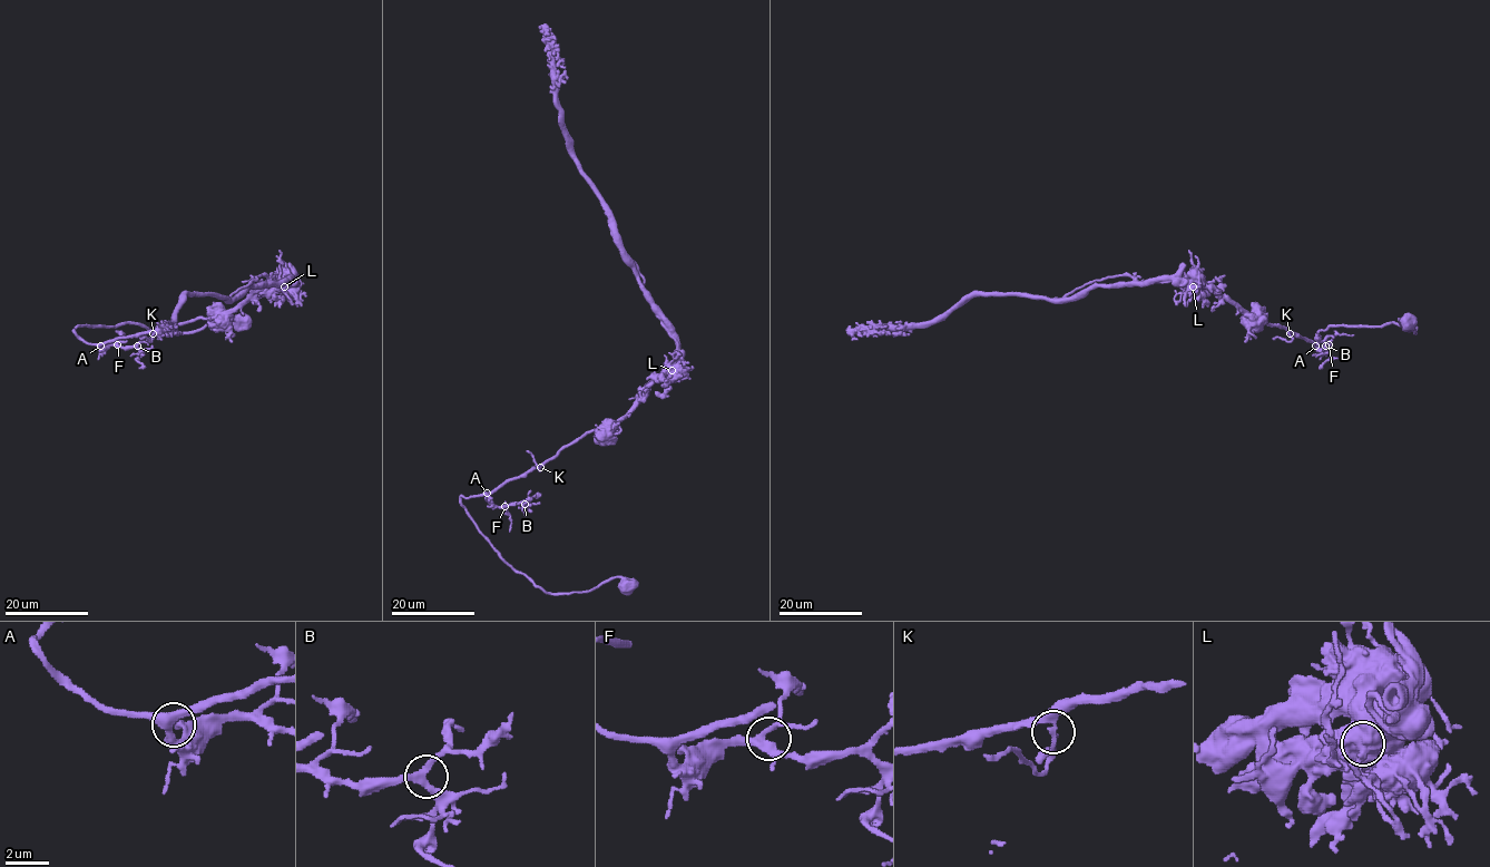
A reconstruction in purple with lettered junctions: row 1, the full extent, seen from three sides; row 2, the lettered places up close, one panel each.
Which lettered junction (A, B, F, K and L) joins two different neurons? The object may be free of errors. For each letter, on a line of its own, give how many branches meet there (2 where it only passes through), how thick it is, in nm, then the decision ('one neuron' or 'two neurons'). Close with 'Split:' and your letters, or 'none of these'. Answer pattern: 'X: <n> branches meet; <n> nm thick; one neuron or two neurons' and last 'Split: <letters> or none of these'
A: 3 branches meet; 400 nm thick; one neuron
B: 3 branches meet; 240 nm thick; one neuron
F: 4 branches meet; 320 nm thick; one neuron
K: 3 branches meet; 200 nm thick; one neuron
L: 1 branches meet; 1500 nm thick; two neurons
Split: L

